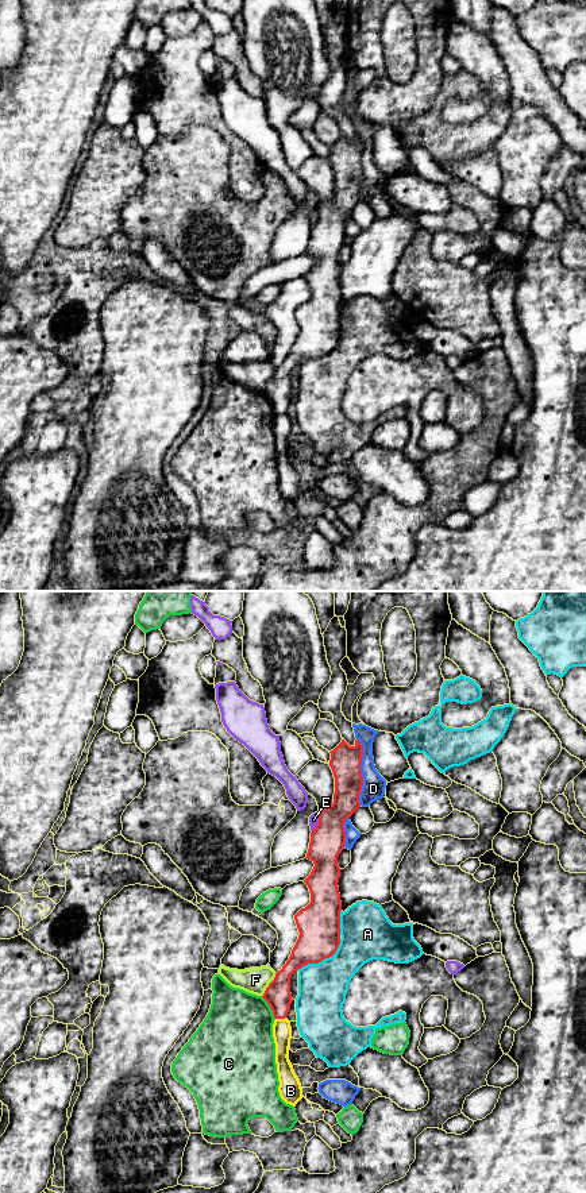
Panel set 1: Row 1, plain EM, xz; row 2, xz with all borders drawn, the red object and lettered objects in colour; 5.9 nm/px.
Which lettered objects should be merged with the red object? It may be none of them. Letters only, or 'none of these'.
none of these

